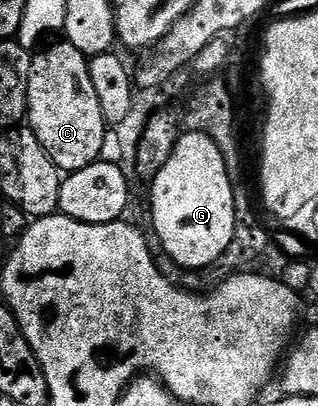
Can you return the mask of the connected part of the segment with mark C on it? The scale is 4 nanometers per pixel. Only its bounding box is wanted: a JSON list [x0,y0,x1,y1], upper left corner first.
[26,42,106,174]

